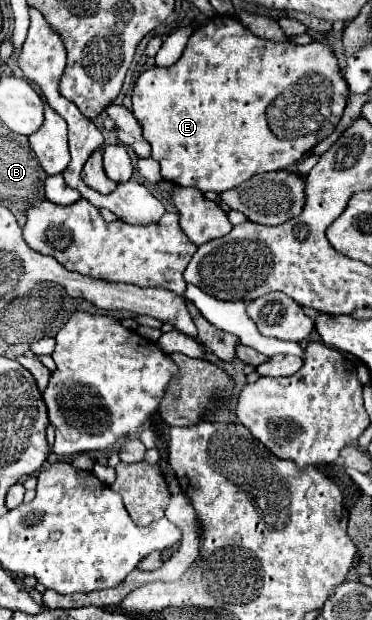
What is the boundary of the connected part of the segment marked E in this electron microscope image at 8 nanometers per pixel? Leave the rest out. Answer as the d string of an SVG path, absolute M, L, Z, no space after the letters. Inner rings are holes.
M215 16L213 20L207 22L207 26L197 28L193 32L193 36L187 42L187 48L183 50L183 56L173 66L169 66L169 68L153 66L153 68L145 70L137 78L131 98L133 98L133 114L135 114L135 118L143 126L145 140L151 144L151 158L161 164L161 176L165 180L169 180L169 182L179 184L179 186L193 186L193 188L199 188L203 192L207 192L207 190L225 192L225 190L231 190L231 188L239 186L241 182L249 180L255 174L269 172L269 170L283 170L283 168L289 168L291 164L299 162L305 152L313 150L313 146L317 142L325 140L335 130L335 126L339 124L339 120L343 116L343 110L345 110L345 104L347 104L347 96L349 96L347 82L343 80L341 70L339 70L339 64L337 64L337 58L335 58L333 50L327 44L323 44L323 42L311 42L311 44L299 46L299 44L285 44L285 42L269 42L269 40L263 40L263 38L255 36L237 18L231 18L231 16ZM267 112L273 112L275 116L277 116L277 112L283 112L281 122L279 122L279 118L277 120L269 120L267 118Z

